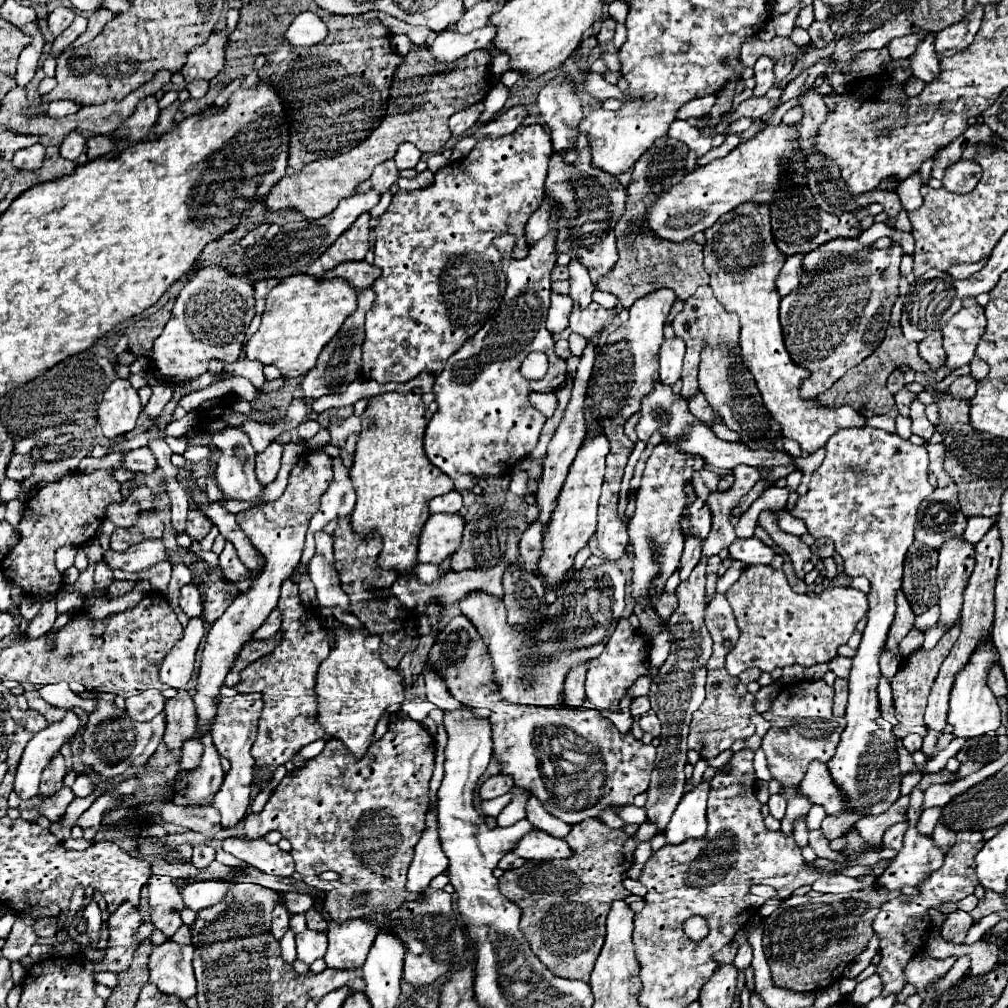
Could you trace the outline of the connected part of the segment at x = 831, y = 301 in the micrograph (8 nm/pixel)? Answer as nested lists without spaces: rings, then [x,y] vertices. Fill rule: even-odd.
[[[858,237],[828,241],[804,255],[800,287],[780,303],[786,351],[796,365],[802,365],[812,375],[800,389],[802,398],[815,400],[848,369],[878,349],[898,297],[902,255],[904,251],[898,241],[892,241],[890,249],[876,251],[872,245],[858,245]],[[858,253],[866,253],[866,265]],[[808,361],[818,365],[808,365]]]

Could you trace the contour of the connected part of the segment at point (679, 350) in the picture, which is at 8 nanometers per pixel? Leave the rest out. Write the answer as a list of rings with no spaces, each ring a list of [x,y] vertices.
[[[680,337],[664,341],[660,349],[660,381],[664,385],[674,385],[680,379],[684,351],[686,351],[686,345]]]

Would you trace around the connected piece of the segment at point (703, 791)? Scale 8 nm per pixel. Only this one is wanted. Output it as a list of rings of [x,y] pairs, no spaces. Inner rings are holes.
[[[702,781],[694,791],[686,793],[666,825],[666,843],[680,845],[688,839],[698,839],[706,835],[706,797],[708,797],[708,783]]]

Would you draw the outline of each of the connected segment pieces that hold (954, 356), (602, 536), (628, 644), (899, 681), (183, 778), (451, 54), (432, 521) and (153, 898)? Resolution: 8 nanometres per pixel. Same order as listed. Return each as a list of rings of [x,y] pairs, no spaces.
[[[976,299],[962,301],[962,309],[942,329],[944,349],[948,355],[946,367],[970,363],[984,329],[986,329],[984,307],[980,307]]]
[[[604,483],[600,507],[598,507],[598,529],[596,539],[606,559],[620,559],[629,543],[627,527],[618,517],[618,483]]]
[[[620,619],[606,649],[602,651],[600,657],[590,661],[590,669],[586,675],[586,697],[594,705],[594,709],[610,709],[610,711],[620,711],[620,699],[626,695],[626,691],[640,679],[640,677],[650,677],[654,679],[660,671],[660,667],[650,665],[650,643],[644,641],[640,631],[634,631],[630,627],[628,619]]]
[[[954,625],[940,641],[934,649],[926,651],[926,649],[918,649],[914,653],[910,653],[904,663],[900,665],[898,673],[890,679],[892,683],[892,693],[894,693],[894,707],[896,707],[896,719],[898,719],[898,725],[894,727],[894,735],[898,739],[906,737],[908,733],[918,733],[918,735],[926,735],[926,723],[924,723],[924,709],[926,709],[926,703],[928,703],[928,695],[930,695],[930,689],[936,681],[936,675],[938,675],[938,669],[942,665],[942,661],[948,657],[952,645],[956,643],[960,635],[960,629],[958,625]]]
[[[210,733],[202,737],[202,745],[206,751],[204,751],[200,767],[190,773],[182,773],[182,771],[178,773],[178,783],[176,783],[178,793],[184,795],[190,805],[196,805],[200,801],[208,801],[210,797],[214,797],[214,793],[224,781],[224,771],[220,767],[220,755],[212,743]]]
[[[486,25],[482,29],[474,29],[472,33],[460,35],[452,31],[442,31],[434,43],[430,45],[430,53],[438,63],[452,63],[476,49],[490,49],[490,43],[496,35],[494,25]]]
[[[458,513],[430,515],[420,533],[418,563],[440,565],[444,557],[448,557],[460,547],[462,531],[464,531],[464,519]]]
[[[150,875],[148,899],[152,925],[160,929],[166,935],[166,939],[170,939],[182,925],[180,911],[184,909],[184,901],[178,887],[170,881],[170,877]]]

